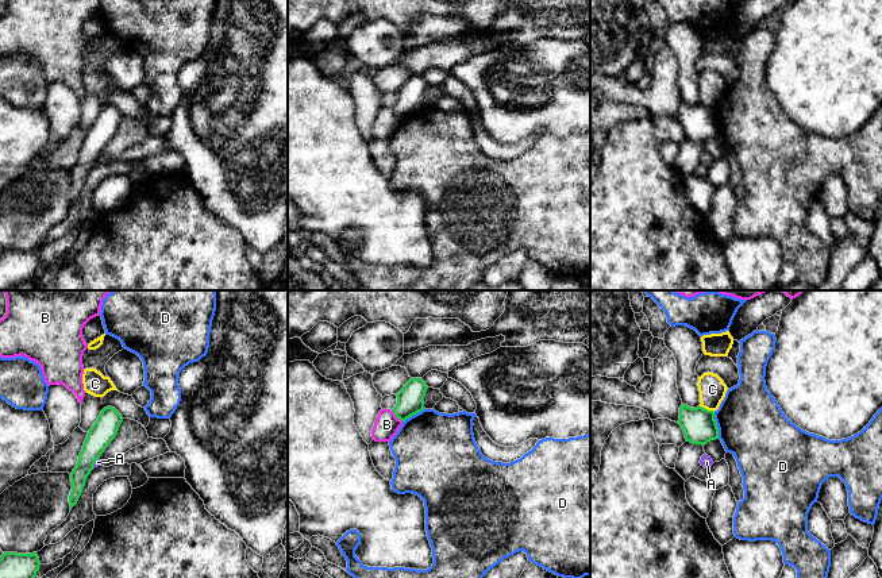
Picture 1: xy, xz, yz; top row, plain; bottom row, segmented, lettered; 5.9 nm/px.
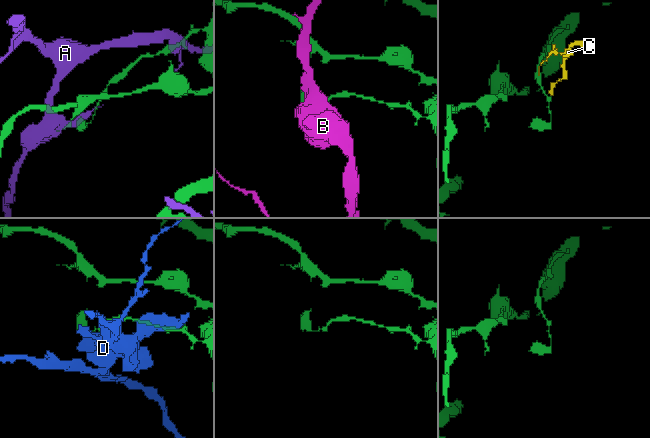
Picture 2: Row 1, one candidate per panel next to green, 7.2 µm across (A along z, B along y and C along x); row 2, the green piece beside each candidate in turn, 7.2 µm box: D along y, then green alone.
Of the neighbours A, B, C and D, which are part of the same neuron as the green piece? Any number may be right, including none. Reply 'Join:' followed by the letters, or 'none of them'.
Join: none of them

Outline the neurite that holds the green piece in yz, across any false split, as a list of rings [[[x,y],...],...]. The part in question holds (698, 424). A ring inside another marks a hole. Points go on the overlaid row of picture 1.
[[[682,404],[678,424],[683,429],[686,442],[693,444],[705,446],[708,442],[719,439],[715,412],[702,406],[690,408]]]

